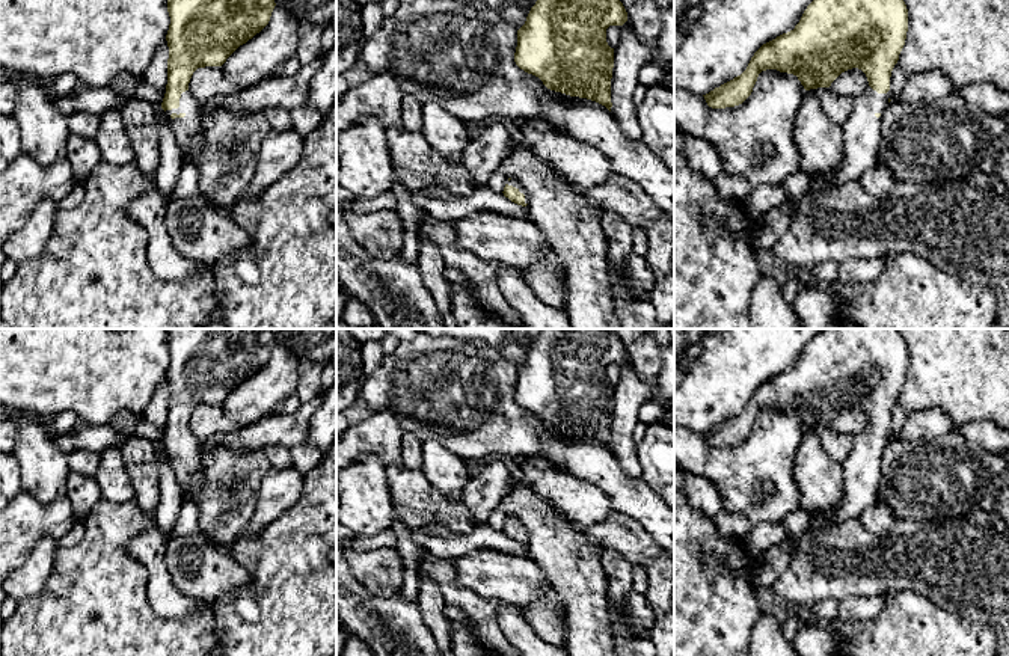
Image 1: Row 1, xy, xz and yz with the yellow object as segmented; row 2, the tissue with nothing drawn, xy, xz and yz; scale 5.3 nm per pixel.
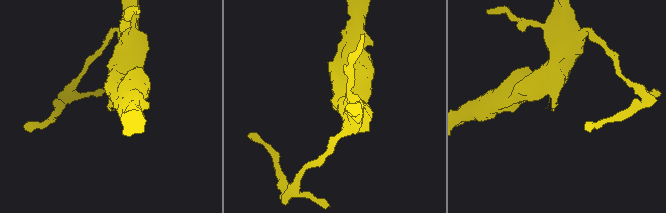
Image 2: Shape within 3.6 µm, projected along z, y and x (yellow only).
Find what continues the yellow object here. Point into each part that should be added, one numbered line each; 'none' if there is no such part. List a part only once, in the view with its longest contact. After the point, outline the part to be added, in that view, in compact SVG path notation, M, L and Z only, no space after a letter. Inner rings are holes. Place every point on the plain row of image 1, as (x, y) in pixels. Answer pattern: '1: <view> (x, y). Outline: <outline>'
1: xy (187, 469). Outline: M190 428L181 431L179 445L166 448L184 501L193 501L202 486L201 440Z

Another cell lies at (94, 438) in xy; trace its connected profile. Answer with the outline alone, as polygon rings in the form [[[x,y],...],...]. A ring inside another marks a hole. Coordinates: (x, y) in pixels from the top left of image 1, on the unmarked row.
[[[30,413],[44,427],[44,430],[56,440],[57,446],[71,454],[75,449],[87,449],[95,454],[103,454],[107,448],[121,448],[130,436],[140,436],[151,442],[161,443],[166,427],[158,427],[148,422],[145,418],[133,428],[127,436],[106,425],[89,425],[78,421],[71,433],[60,434],[53,425],[53,418],[44,418],[41,415]]]

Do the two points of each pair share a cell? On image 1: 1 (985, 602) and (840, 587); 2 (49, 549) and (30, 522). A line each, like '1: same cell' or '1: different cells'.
1: same cell
2: different cells

